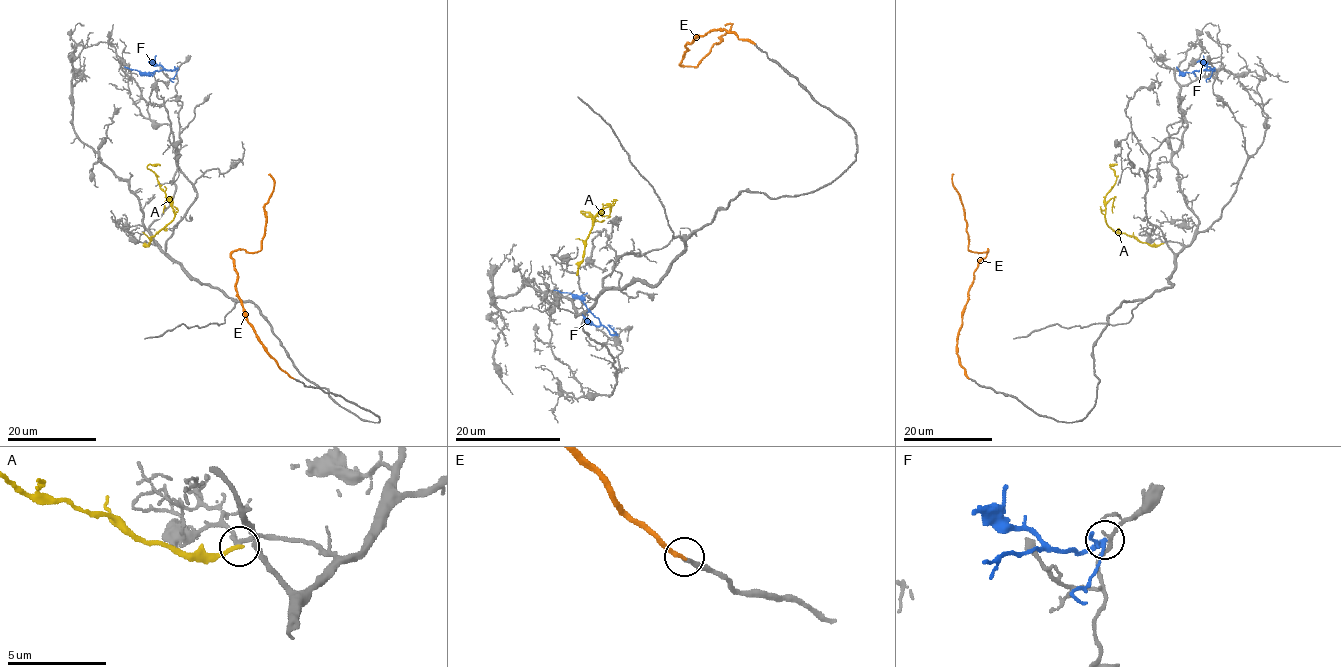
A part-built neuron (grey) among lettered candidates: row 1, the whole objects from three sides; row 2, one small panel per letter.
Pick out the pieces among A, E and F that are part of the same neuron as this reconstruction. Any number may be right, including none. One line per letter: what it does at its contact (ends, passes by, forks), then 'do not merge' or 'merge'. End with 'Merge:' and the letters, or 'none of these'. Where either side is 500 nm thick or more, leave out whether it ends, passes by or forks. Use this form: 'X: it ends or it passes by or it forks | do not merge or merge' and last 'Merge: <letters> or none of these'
A: it ends | do not merge
E: it ends | merge
F: it forks | do not merge
Merge: E

